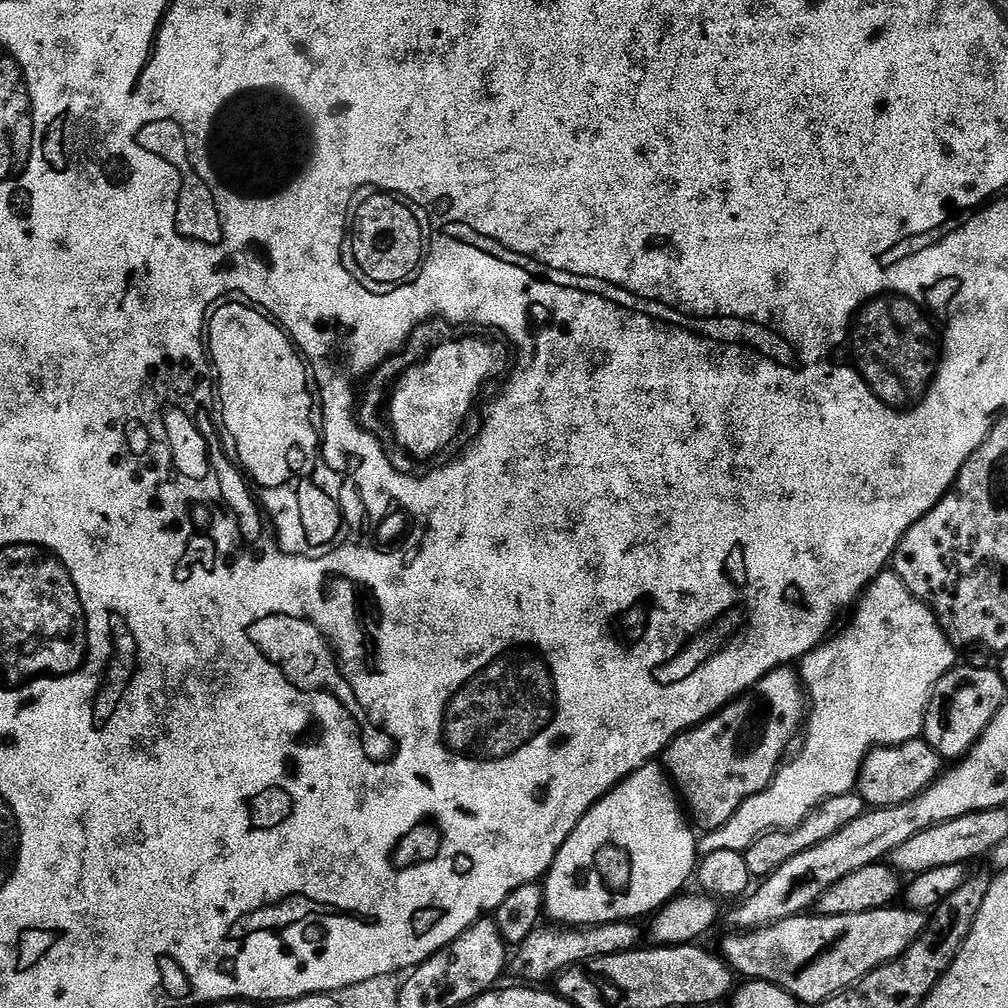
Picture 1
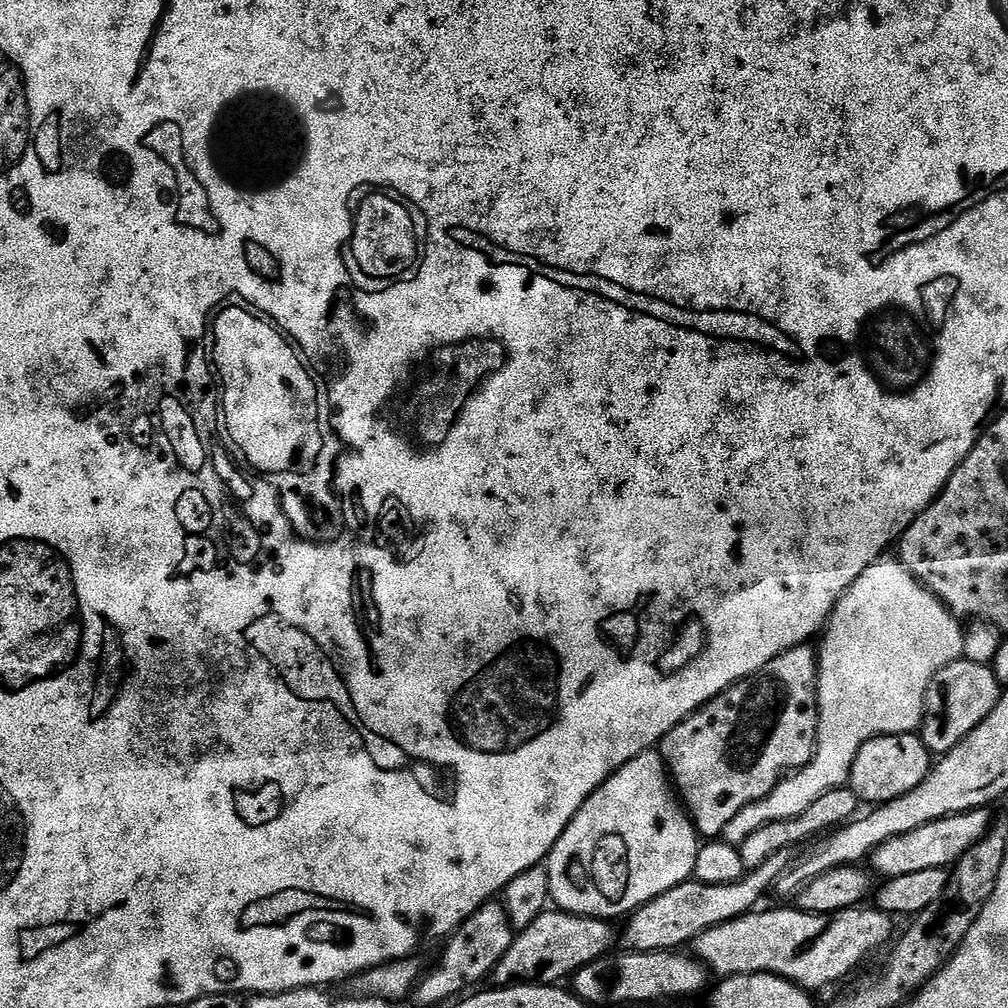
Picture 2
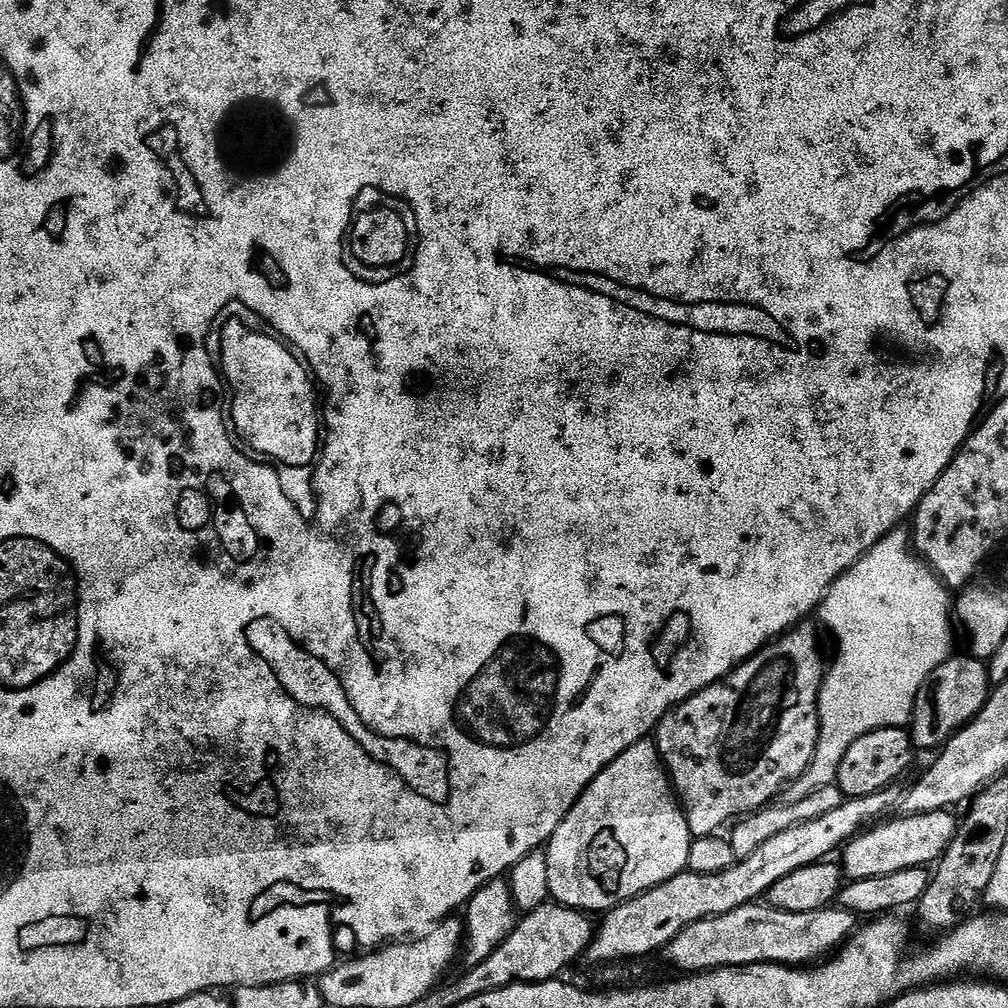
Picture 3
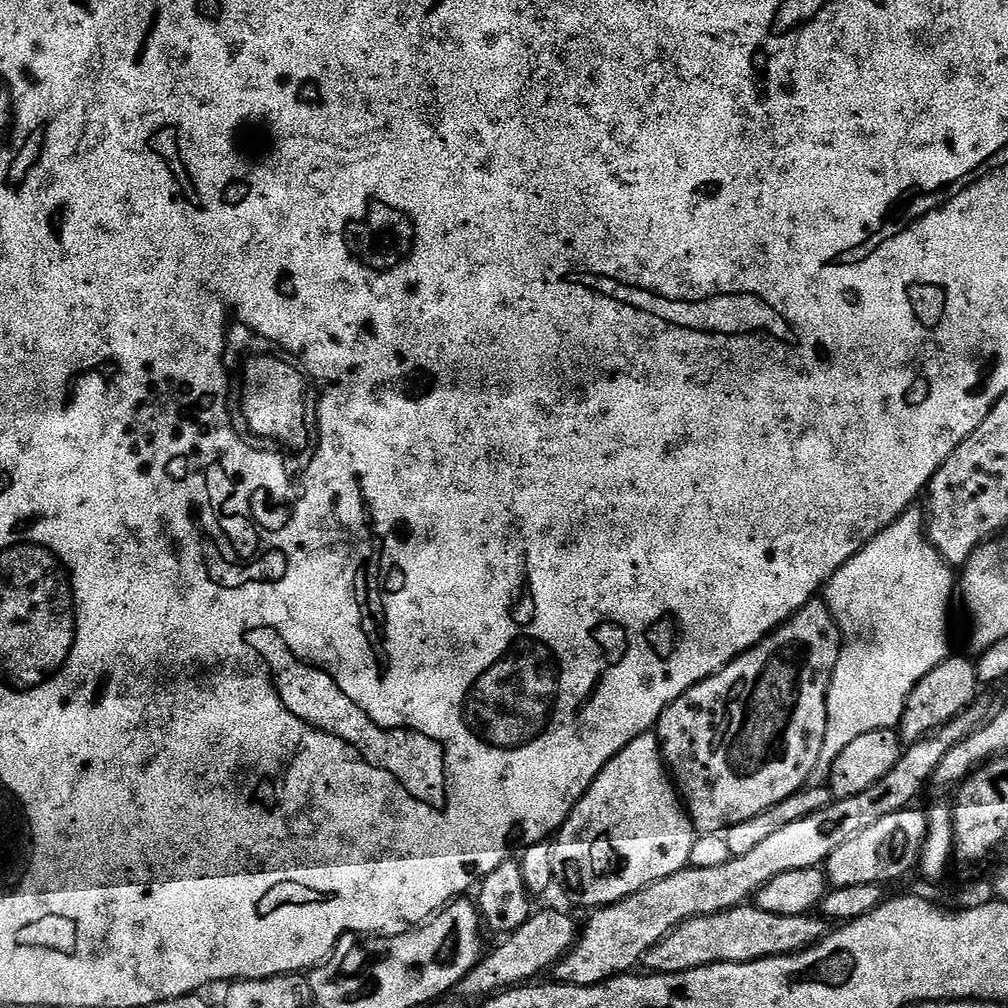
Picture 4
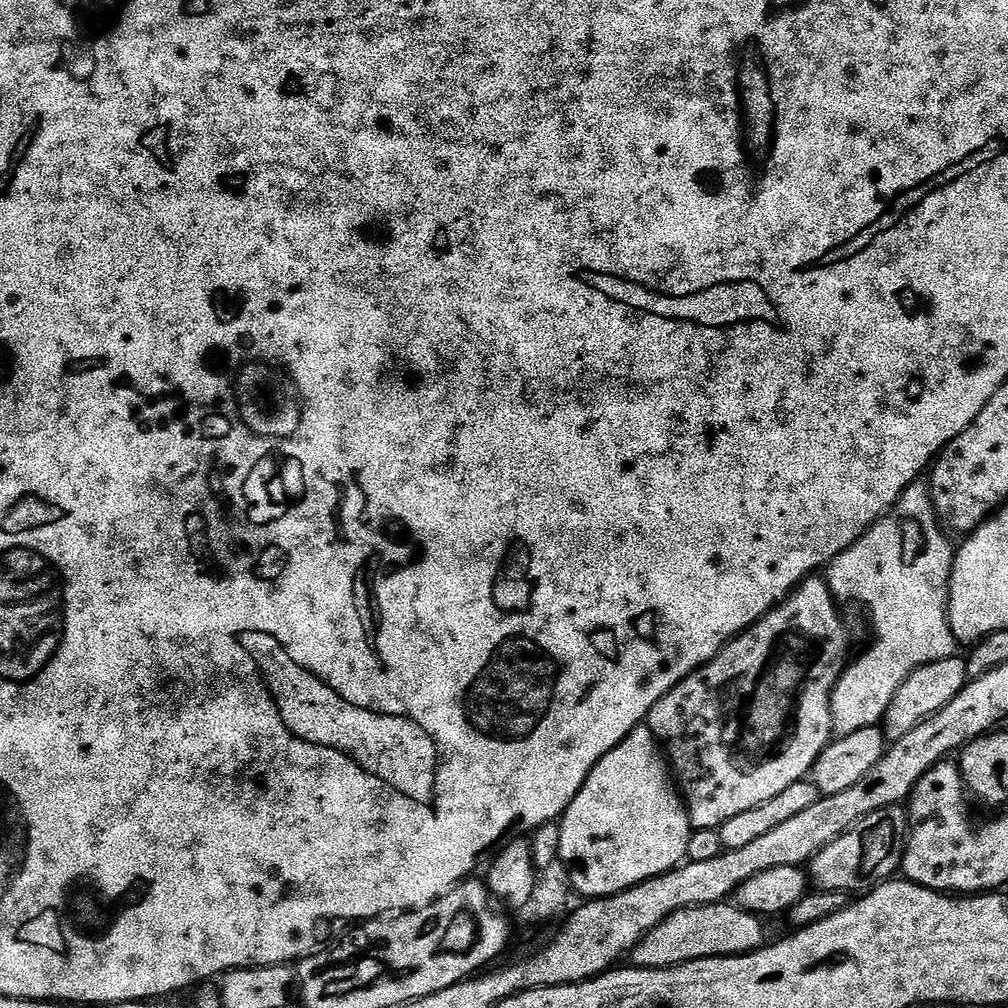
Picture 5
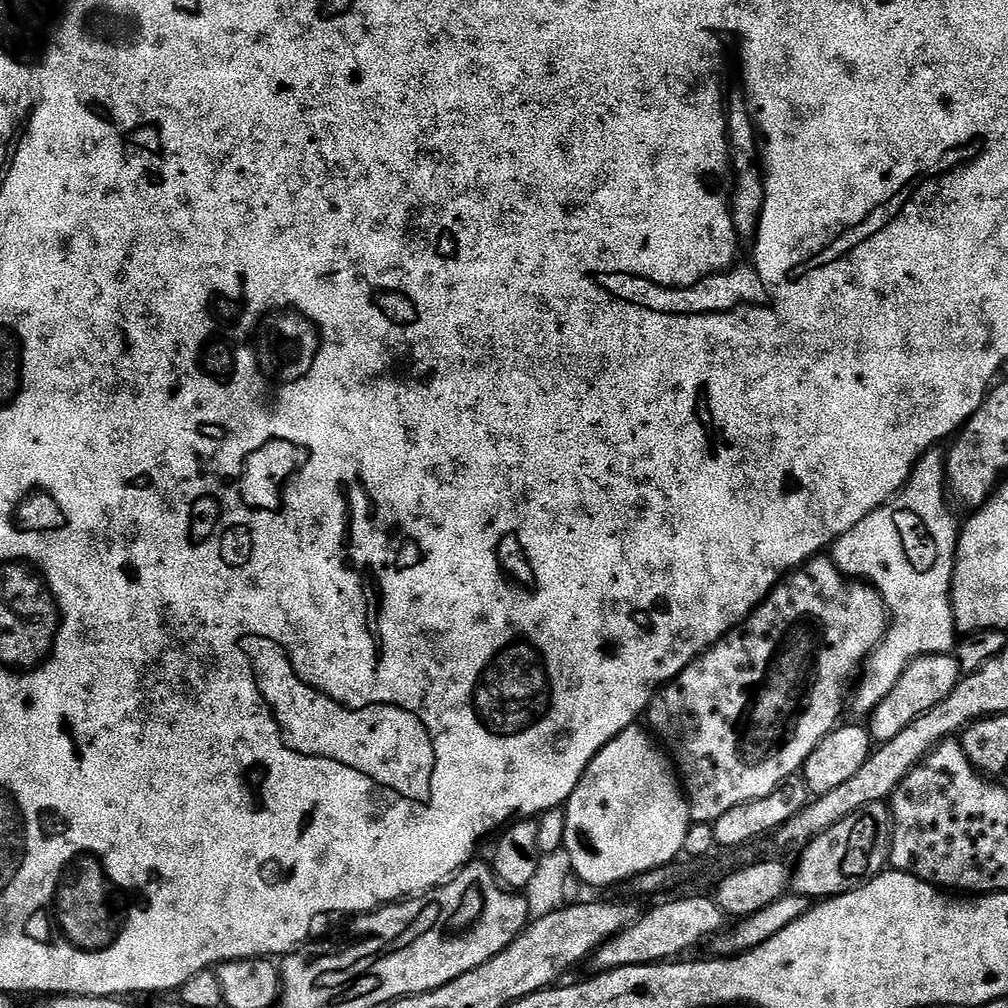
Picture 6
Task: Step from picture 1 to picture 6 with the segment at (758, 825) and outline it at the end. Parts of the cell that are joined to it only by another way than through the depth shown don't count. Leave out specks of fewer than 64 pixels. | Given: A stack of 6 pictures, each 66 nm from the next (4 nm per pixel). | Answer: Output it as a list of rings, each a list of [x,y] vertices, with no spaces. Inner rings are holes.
[[[940,450],[926,453],[916,464],[907,484],[887,504],[866,514],[866,518],[862,518],[862,522],[858,522],[854,530],[842,534],[842,538],[838,538],[830,549],[831,560],[845,577],[870,584],[880,593],[890,617],[888,633],[864,661],[850,700],[853,710],[860,716],[867,717],[871,714],[882,702],[882,698],[886,698],[886,694],[890,694],[890,690],[898,686],[898,678],[902,678],[902,674],[913,660],[920,656],[942,656],[951,653],[958,644],[958,629],[952,613],[952,571],[956,565],[958,520],[956,524],[955,518],[952,517],[952,508],[948,505],[950,493],[944,474],[945,459],[945,453]]]

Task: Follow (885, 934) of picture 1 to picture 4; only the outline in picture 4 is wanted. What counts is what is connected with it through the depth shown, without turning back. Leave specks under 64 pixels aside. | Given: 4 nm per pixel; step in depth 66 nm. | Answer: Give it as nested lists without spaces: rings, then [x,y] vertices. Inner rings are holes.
[[[755,906],[727,908],[725,912],[695,916],[682,922],[658,943],[650,946],[650,950],[646,950],[642,964],[648,972],[682,974],[682,970],[694,970],[698,966],[726,962],[741,964],[767,956],[788,956],[791,952],[801,952],[803,948],[809,948],[824,935],[825,921],[816,914],[783,916],[766,914],[766,910]]]

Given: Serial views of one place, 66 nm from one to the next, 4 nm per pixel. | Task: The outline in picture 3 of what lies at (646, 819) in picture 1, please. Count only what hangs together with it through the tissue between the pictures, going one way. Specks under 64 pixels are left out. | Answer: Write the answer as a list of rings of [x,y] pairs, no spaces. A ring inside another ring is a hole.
[[[655,739],[640,740],[618,754],[590,782],[578,802],[566,814],[546,845],[550,870],[550,896],[555,903],[577,908],[585,914],[603,914],[685,871],[694,837],[683,807],[673,789]]]

